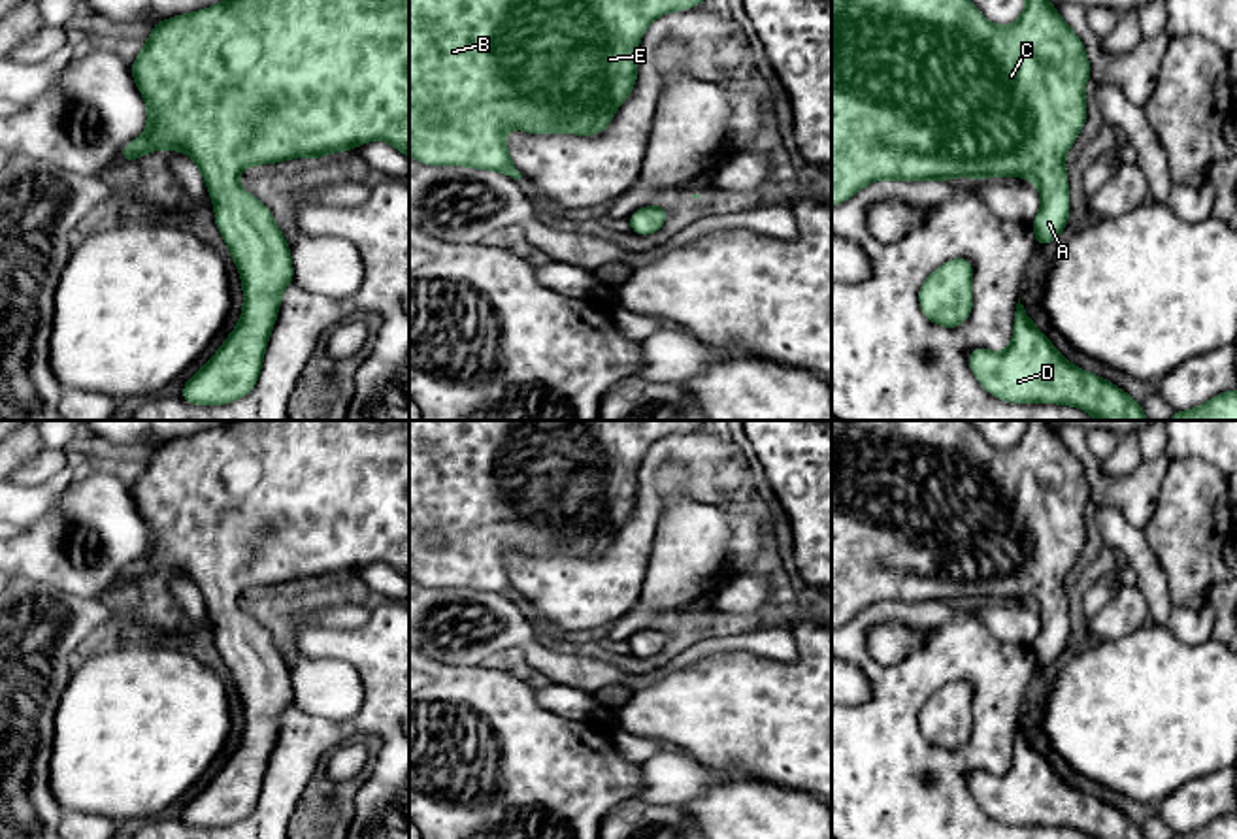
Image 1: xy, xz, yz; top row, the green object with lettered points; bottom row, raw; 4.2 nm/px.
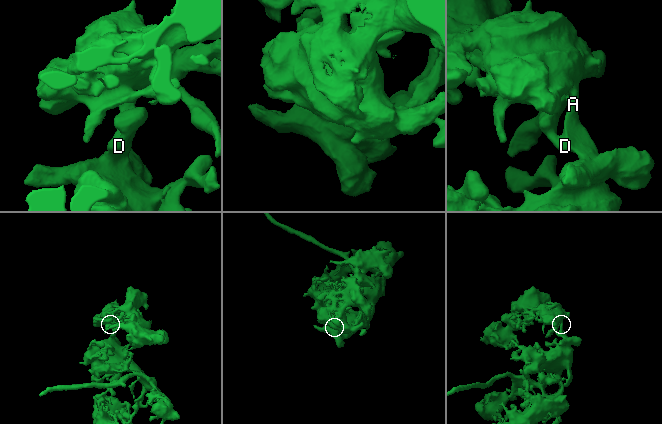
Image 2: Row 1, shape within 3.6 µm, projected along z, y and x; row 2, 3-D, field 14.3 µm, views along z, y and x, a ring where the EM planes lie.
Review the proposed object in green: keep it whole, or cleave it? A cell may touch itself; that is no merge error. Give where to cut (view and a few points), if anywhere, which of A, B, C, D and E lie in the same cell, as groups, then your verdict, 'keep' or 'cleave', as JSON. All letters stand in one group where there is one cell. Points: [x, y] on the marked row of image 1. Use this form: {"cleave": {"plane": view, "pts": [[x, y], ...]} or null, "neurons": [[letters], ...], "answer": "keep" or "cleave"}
{"cleave": null, "neurons": [["A", "B", "C", "D", "E"]], "answer": "keep"}

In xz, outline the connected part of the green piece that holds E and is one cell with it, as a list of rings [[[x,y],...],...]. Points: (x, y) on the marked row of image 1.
[[[409,0],[409,155],[430,166],[471,166],[520,179],[503,141],[509,128],[534,134],[602,134],[637,79],[637,45],[645,28],[668,11],[690,9],[701,2],[705,0]]]

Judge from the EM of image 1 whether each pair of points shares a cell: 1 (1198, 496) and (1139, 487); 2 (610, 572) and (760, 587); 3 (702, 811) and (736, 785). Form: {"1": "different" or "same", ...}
{"1": "different", "2": "different", "3": "same"}

